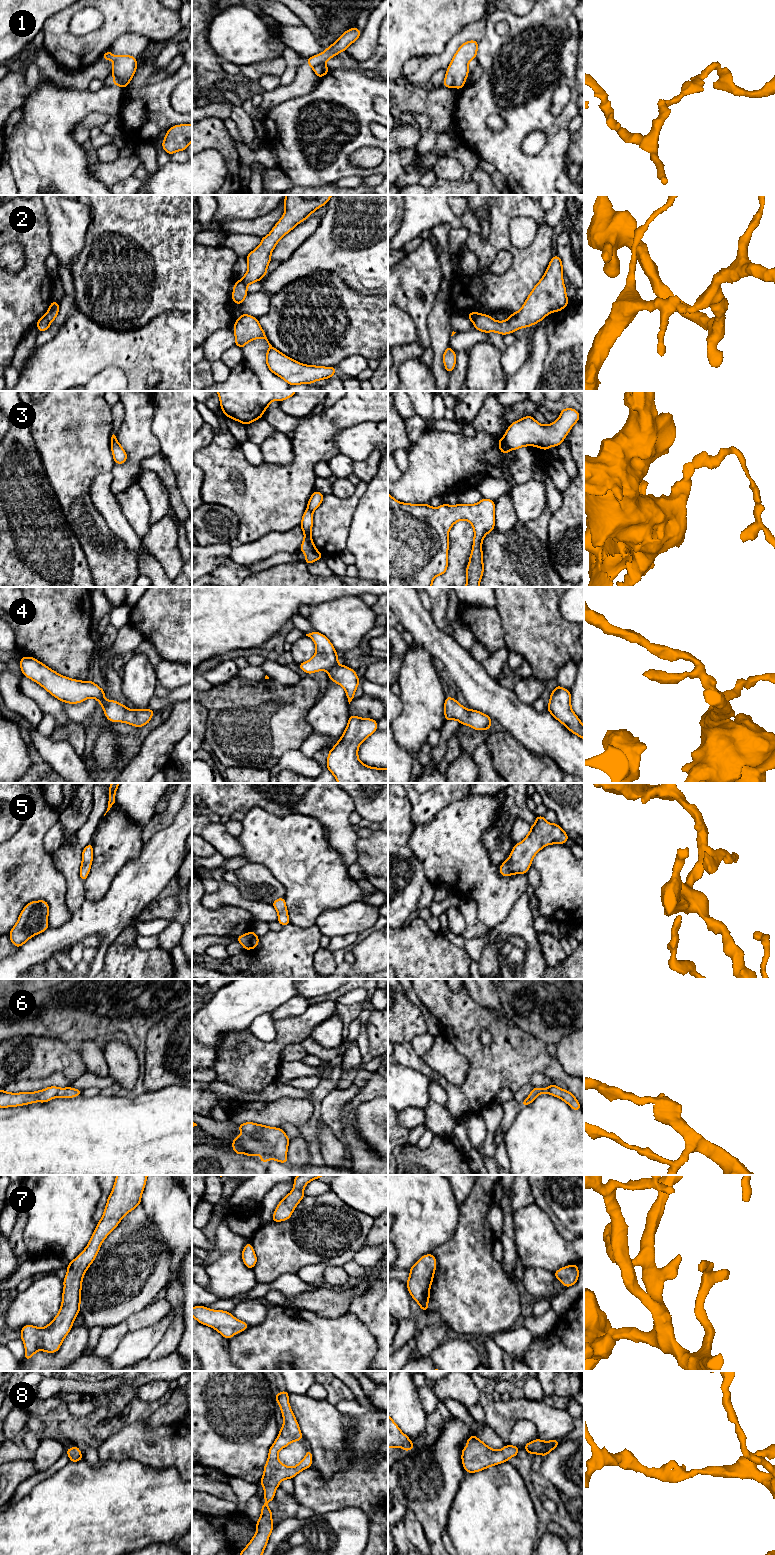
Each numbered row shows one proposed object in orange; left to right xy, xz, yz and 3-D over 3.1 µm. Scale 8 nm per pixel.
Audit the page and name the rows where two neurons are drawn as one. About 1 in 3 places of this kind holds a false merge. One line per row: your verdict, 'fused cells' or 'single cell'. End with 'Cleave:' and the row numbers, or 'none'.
1: fused cells
2: fused cells
3: fused cells
4: single cell
5: single cell
6: single cell
7: single cell
8: single cell
Cleave: 1, 2, 3

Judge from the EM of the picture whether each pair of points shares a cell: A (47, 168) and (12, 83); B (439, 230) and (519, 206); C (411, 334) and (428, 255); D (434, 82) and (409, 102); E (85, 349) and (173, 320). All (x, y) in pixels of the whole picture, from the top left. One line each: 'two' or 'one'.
A: two
B: two
C: two
D: two
E: one

